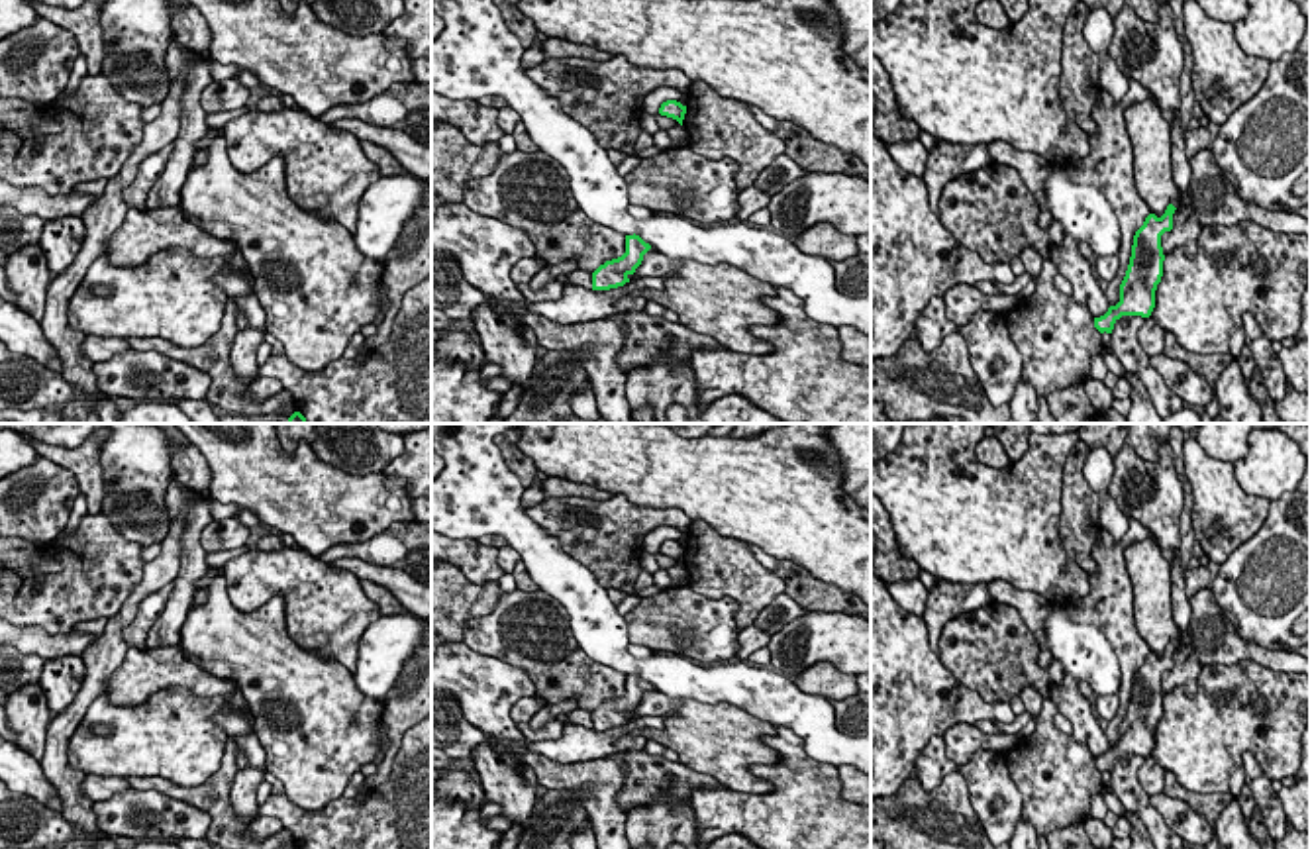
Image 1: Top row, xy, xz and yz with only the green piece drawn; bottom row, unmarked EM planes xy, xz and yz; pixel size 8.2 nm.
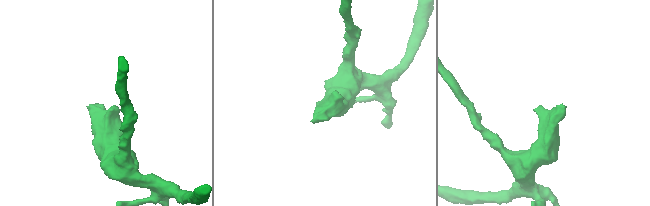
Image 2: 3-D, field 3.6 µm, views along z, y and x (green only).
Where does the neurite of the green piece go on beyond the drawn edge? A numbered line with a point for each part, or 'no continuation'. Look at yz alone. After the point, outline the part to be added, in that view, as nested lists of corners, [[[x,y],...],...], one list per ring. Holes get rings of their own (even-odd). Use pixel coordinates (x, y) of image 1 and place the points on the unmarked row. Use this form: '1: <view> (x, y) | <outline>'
1: yz (1150, 493) | [[[1126,441],[1114,455],[1114,476],[1108,494],[1128,520],[1137,520],[1153,535],[1161,549],[1173,549],[1173,616],[1181,637],[1171,639],[1175,647],[1188,643],[1192,606],[1186,596],[1184,573],[1181,569],[1181,514],[1184,508],[1183,482],[1175,471],[1175,455],[1169,443],[1159,445],[1159,461],[1143,461]]]

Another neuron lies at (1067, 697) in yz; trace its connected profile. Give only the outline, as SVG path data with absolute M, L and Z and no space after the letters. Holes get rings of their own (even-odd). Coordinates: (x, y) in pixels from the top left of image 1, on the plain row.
M1063 671L1063 682L1051 682L1051 700L1057 710L1071 722L1071 735L1086 743L1092 757L1100 757L1108 751L1110 743L1106 731L1100 727L1092 714L1092 704L1079 690L1079 680Z

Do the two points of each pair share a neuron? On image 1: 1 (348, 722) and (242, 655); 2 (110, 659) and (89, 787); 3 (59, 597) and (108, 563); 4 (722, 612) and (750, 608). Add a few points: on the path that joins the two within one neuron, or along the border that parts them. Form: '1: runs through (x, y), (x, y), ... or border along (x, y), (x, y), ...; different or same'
1: runs through (322, 722), (267, 667); same
2: border along (85, 775), (81, 791), (93, 802); different
3: runs through (71, 597), (97, 575); same
4: border along (695, 591), (730, 597), (738, 604), (740, 632); different

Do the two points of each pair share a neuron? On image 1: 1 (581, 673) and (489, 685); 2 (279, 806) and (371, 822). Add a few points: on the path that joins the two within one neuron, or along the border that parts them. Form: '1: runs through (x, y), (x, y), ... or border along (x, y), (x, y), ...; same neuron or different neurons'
1: border along (489, 657), (520, 667), (532, 681), (536, 695); different neurons
2: runs through (302, 824), (348, 824); same neuron

